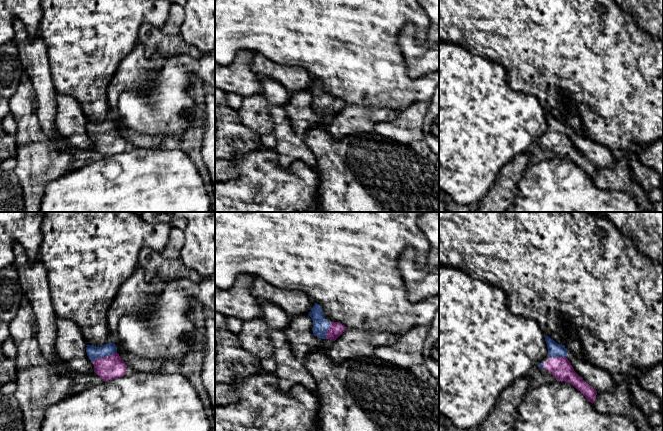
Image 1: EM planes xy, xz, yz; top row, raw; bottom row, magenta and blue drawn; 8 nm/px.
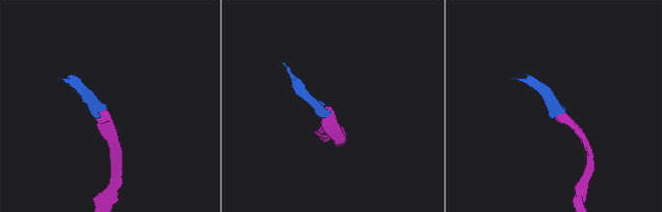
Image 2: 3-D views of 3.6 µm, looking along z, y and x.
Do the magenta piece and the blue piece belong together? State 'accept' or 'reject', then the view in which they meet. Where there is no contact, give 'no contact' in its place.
accept; meets magenta in xy

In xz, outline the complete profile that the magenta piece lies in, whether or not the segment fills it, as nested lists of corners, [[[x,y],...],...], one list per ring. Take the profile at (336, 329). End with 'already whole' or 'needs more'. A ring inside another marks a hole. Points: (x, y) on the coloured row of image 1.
[[[315,303],[308,315],[313,321],[313,334],[321,339],[335,341],[347,330],[346,327],[339,322],[327,322],[322,307],[317,303]]] | needs more

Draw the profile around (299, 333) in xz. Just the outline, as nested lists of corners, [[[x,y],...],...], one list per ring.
[[[308,314],[292,317],[290,325],[283,331],[288,338],[294,355],[304,362],[306,356],[315,351],[328,353],[333,345],[330,339],[321,339],[313,334],[313,321]]]

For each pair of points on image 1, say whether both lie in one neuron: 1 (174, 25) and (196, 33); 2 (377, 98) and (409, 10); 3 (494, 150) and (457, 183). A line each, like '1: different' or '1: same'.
1: different
2: same
3: same

